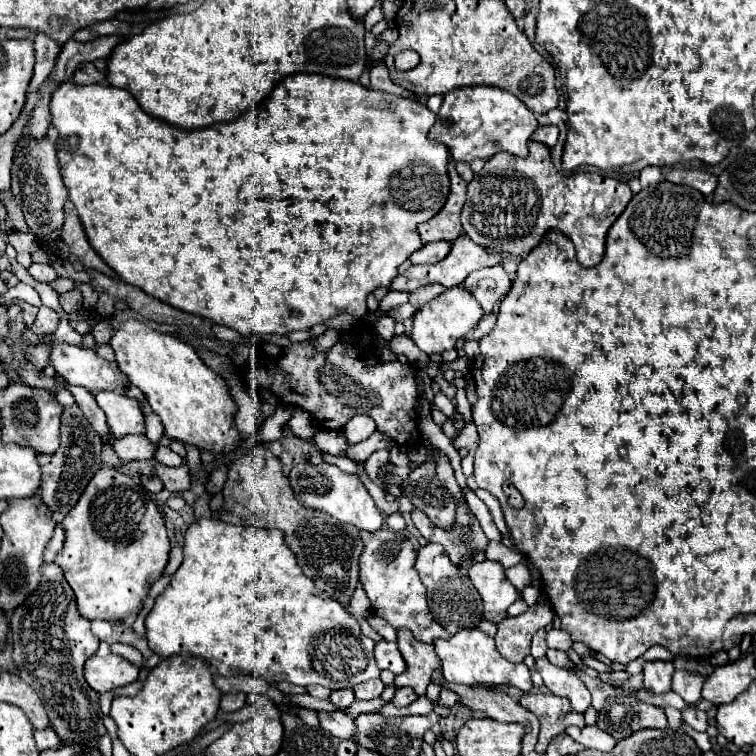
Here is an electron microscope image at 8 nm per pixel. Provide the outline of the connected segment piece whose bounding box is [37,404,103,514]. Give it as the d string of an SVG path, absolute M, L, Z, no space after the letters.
M77 404L67 408L63 412L61 420L61 446L55 454L39 454L39 466L43 470L43 482L41 482L41 496L43 502L59 514L67 514L79 500L81 492L93 478L93 474L103 466L101 462L101 448L103 438L91 428L83 412L79 412Z

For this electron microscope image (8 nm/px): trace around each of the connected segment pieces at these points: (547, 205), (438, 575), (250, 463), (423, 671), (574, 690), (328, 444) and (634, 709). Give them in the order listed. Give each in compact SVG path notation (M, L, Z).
M529 142L527 158L499 152L473 176L467 186L461 224L475 244L497 254L507 252L513 256L527 256L541 242L545 232L559 230L573 238L579 264L591 268L603 260L607 230L621 216L631 198L631 188L611 176L597 172L557 172L549 148L541 142Z
M427 544L417 550L417 562L415 570L419 572L419 578L423 586L427 588L427 600L429 600L429 610L433 618L449 632L455 634L463 628L475 628L479 620L483 620L483 602L479 600L479 594L475 592L469 576L461 574L461 568L455 566L443 546L439 544Z
M253 446L237 460L227 474L223 488L225 506L217 514L219 520L239 526L277 528L285 532L287 546L295 552L299 566L315 586L327 592L333 600L349 608L351 596L359 582L359 556L363 552L361 532L355 526L343 524L325 512L303 508L291 490L287 476L281 470L279 458L275 458L263 446Z
M397 630L397 644L407 662L407 672L395 678L395 686L409 686L419 696L425 694L431 674L441 666L433 644L423 644L409 630Z
M537 658L535 670L545 680L545 686L549 688L549 692L553 692L555 696L567 698L575 712L583 714L591 706L591 694L589 694L587 686L569 670L553 666L547 658Z
M319 430L309 440L309 444L317 446L321 452L329 452L329 454L335 454L335 456L345 456L343 450L349 446L343 432L331 432L331 430Z
M609 696L599 710L597 728L609 732L615 740L623 740L643 728L665 728L665 712L657 706L645 704L635 696Z

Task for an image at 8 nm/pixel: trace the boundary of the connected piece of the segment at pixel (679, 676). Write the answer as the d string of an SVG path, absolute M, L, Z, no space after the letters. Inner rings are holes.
M675 670L671 690L677 692L685 702L701 700L703 676L691 676L687 670Z

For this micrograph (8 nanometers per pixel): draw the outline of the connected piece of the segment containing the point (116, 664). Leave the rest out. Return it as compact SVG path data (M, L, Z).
M95 654L85 662L85 680L99 694L133 684L137 674L139 668L117 654Z

